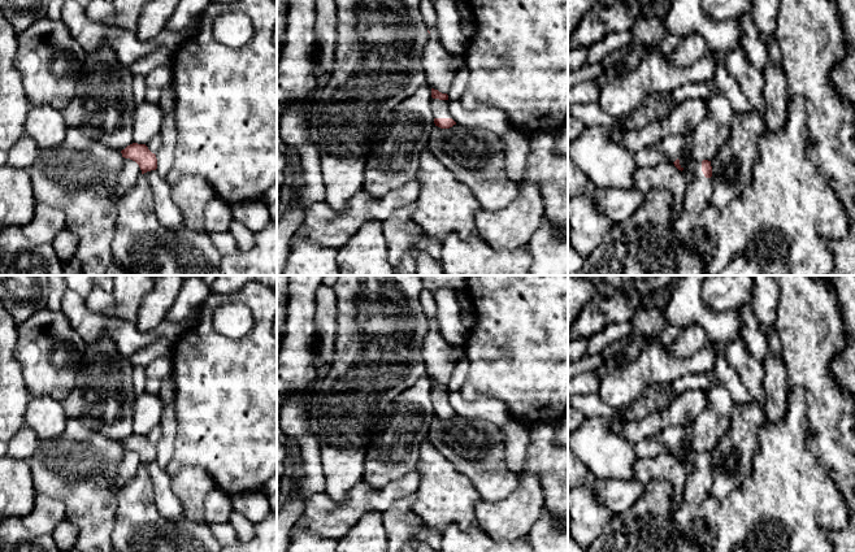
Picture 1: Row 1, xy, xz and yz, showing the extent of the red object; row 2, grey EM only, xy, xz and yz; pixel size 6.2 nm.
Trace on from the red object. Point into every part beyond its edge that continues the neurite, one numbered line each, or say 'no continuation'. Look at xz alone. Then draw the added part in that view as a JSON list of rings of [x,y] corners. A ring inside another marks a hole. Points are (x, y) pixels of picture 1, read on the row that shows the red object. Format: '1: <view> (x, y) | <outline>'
1: xz (439, 108) | [[[433,99],[430,108],[434,118],[452,118],[448,109],[448,100]]]

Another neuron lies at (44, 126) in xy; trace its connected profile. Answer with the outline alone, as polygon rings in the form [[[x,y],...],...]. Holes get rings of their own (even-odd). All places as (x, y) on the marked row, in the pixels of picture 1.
[[[48,105],[31,107],[25,122],[25,134],[40,149],[60,147],[66,135],[62,112]]]

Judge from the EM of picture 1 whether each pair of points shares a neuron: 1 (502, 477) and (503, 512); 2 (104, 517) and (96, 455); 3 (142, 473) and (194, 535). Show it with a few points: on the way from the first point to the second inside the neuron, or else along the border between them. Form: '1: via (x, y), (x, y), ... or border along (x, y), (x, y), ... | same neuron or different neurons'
1: border along (519, 477), (517, 486), (506, 498), (482, 500) | different neurons
2: via (96, 501), (96, 470) | same neuron
3: via (142, 494), (142, 507), (164, 529), (173, 531) | same neuron

